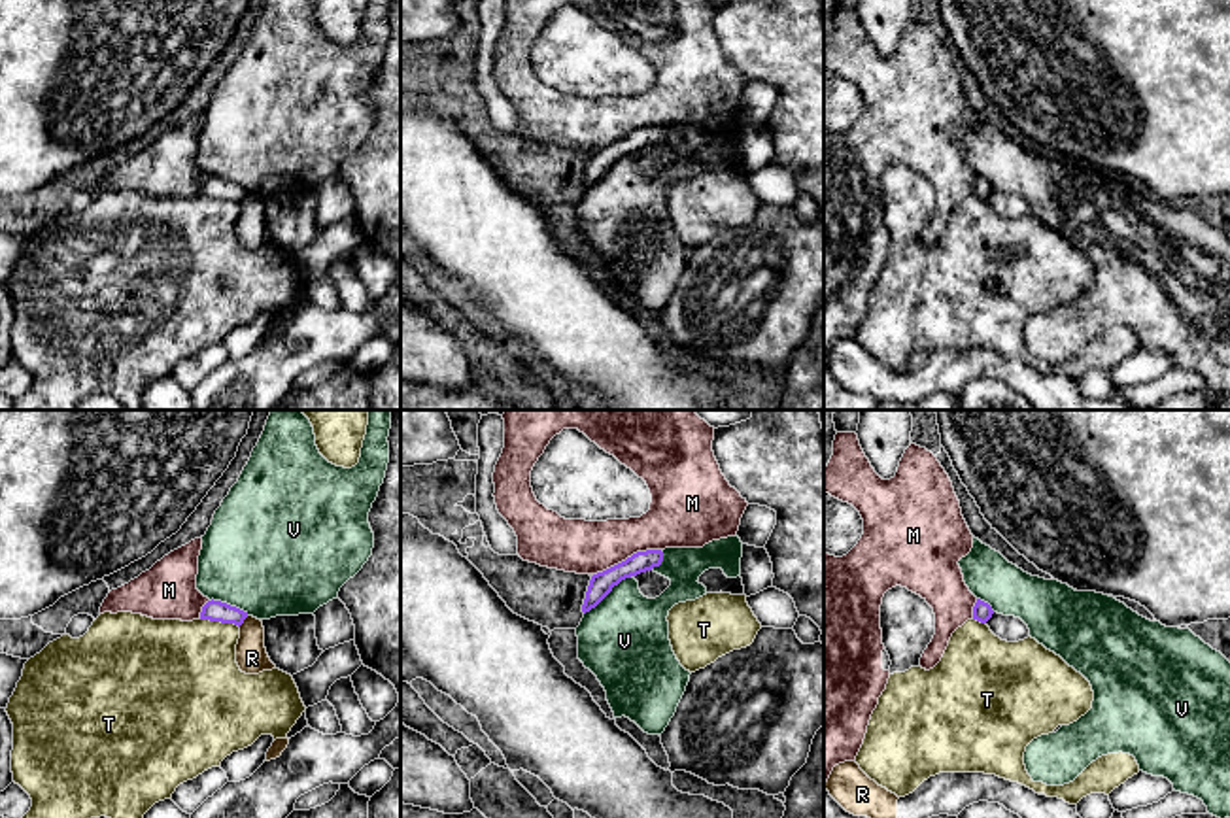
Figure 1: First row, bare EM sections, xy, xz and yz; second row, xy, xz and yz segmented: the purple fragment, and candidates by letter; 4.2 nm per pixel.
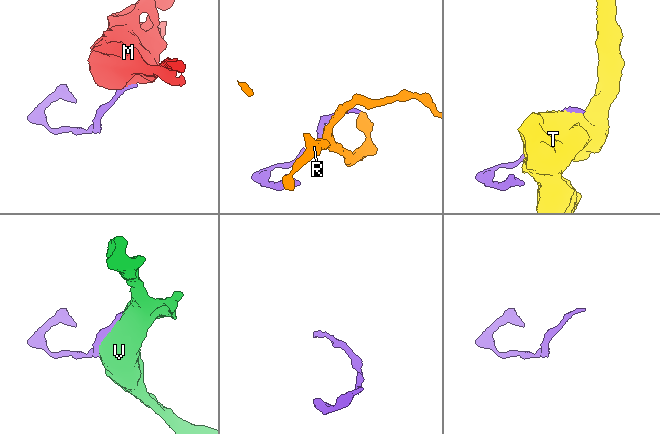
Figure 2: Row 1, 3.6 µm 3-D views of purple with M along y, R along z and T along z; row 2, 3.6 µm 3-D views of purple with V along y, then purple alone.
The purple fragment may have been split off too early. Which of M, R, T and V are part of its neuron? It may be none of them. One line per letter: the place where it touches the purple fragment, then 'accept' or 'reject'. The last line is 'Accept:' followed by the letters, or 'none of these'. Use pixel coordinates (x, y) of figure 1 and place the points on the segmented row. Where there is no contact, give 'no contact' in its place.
M: meets purple in xz at (628, 558); reject
R: meets purple in xy at (242, 622); reject
T: meets purple in xy at (220, 620); reject
V: meets purple in xz at (607, 594); reject
Accept: none of these

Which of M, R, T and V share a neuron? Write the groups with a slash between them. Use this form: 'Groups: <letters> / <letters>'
Groups: M / R / T / V

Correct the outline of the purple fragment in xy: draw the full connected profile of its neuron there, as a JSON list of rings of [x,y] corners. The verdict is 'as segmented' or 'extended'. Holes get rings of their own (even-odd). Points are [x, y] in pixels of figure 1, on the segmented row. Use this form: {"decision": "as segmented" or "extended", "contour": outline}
{"decision": "as segmented", "contour": [[[214,599],[208,601],[200,612],[200,620],[234,623],[238,627],[244,623],[246,618],[248,618],[248,612],[244,612],[236,606],[231,606],[227,603],[214,601]]]}

